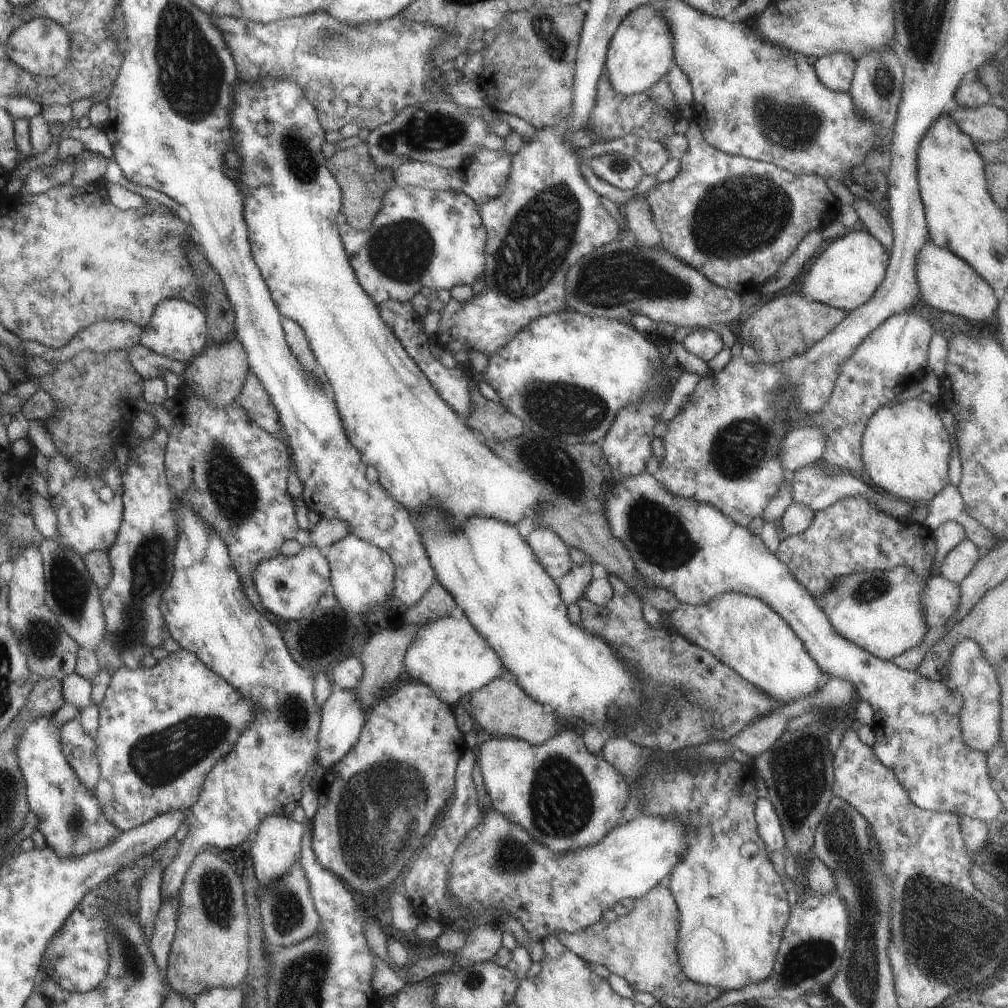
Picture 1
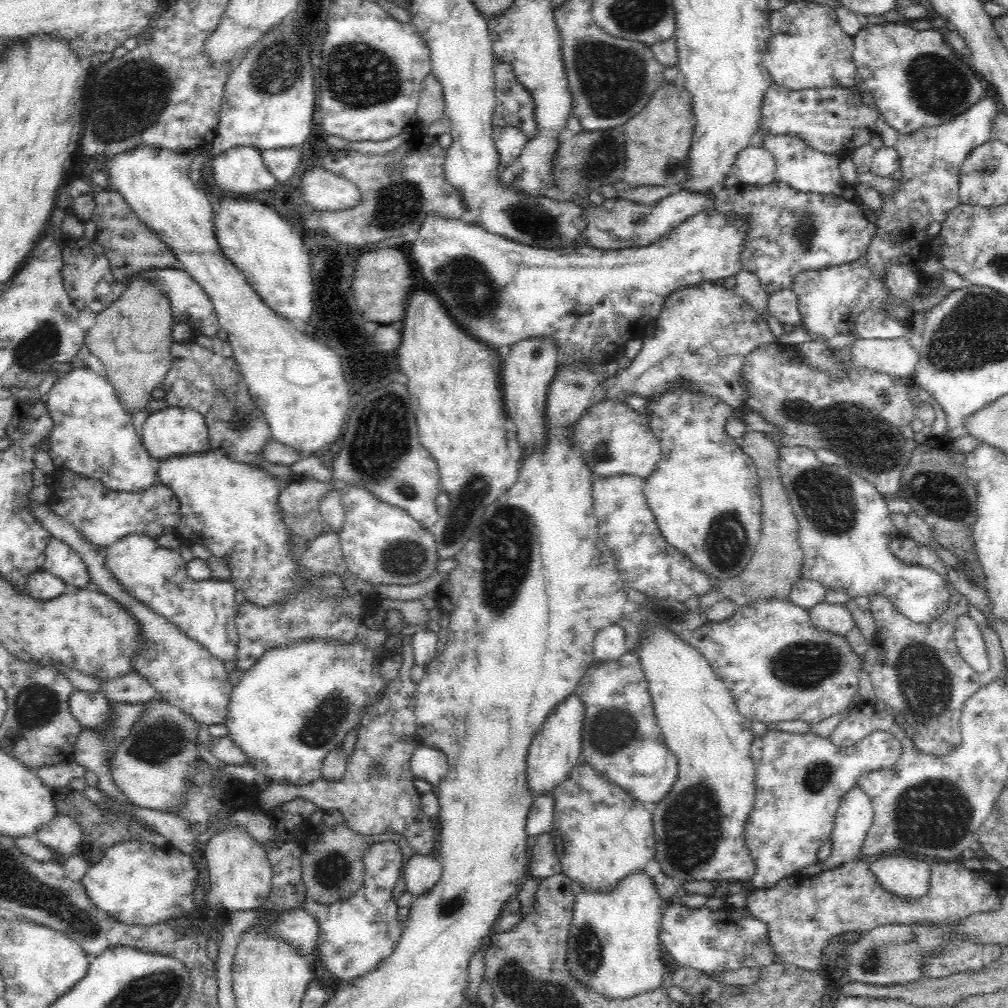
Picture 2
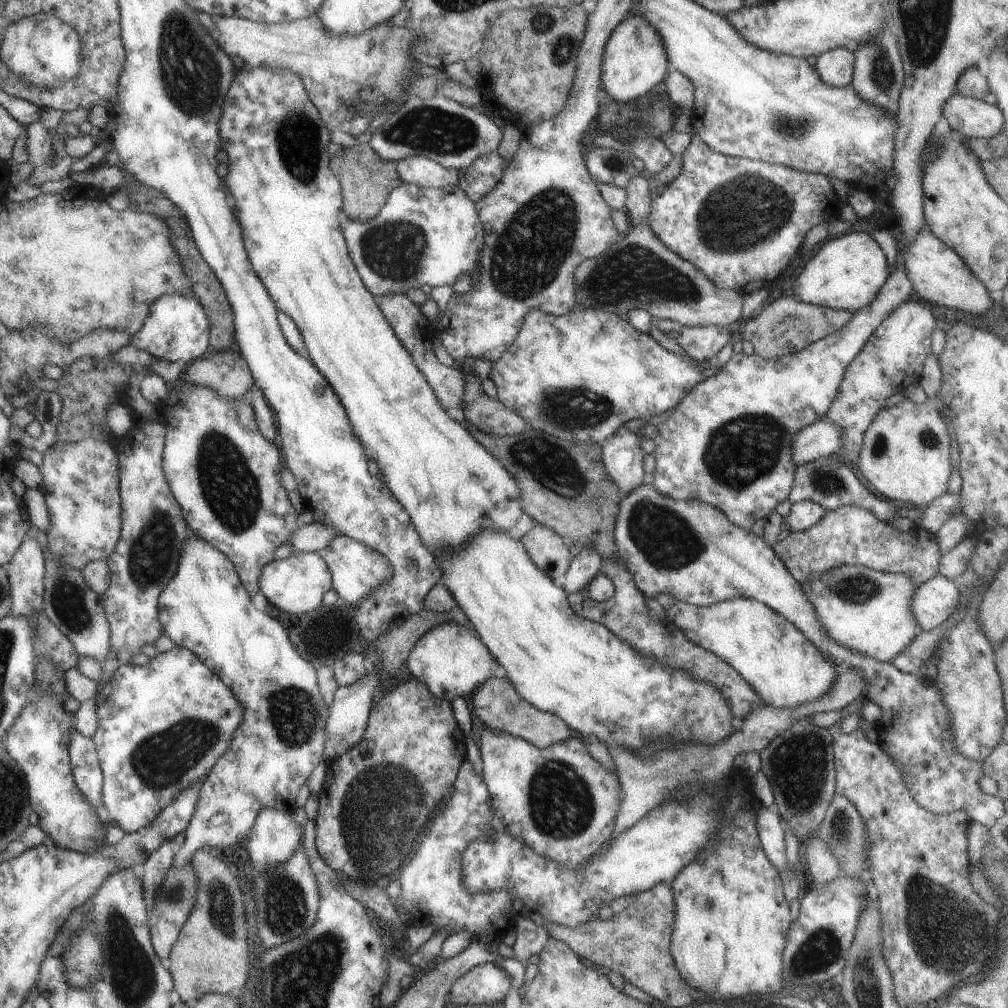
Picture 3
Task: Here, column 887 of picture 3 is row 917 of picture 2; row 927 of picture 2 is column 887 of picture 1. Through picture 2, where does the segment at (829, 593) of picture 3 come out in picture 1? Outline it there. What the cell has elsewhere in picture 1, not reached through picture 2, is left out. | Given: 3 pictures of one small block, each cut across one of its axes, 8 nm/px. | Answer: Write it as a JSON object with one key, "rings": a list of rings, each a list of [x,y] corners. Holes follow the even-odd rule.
{"rings":[[[902,566],[886,571],[860,571],[842,576],[842,580],[830,584],[830,588],[815,600],[842,638],[888,661],[907,650],[918,648],[922,640],[926,640],[930,626],[926,624],[921,604],[926,582],[928,578]]]}

